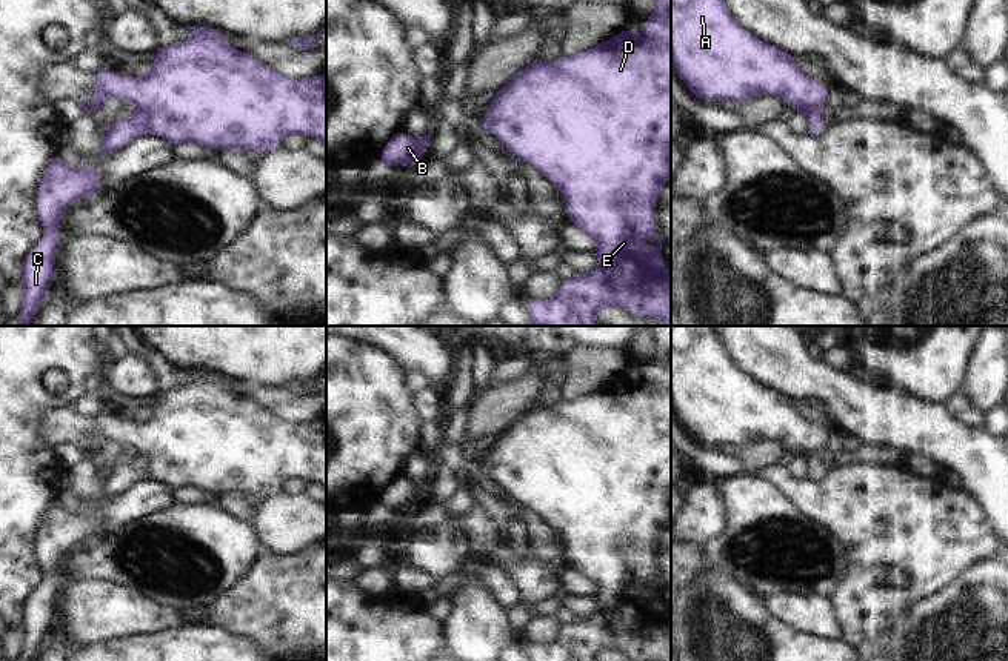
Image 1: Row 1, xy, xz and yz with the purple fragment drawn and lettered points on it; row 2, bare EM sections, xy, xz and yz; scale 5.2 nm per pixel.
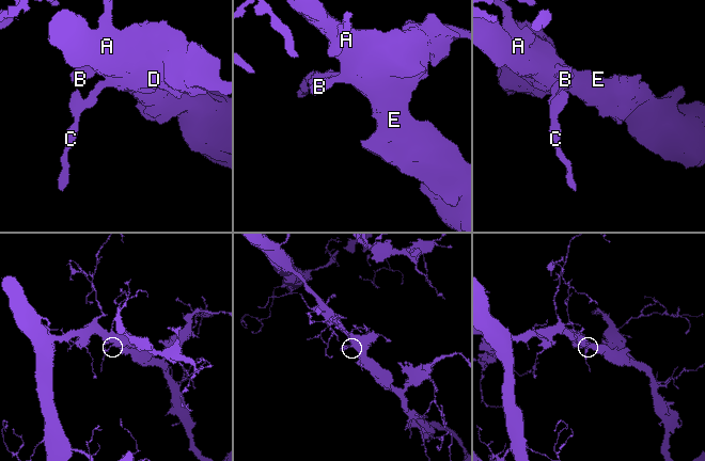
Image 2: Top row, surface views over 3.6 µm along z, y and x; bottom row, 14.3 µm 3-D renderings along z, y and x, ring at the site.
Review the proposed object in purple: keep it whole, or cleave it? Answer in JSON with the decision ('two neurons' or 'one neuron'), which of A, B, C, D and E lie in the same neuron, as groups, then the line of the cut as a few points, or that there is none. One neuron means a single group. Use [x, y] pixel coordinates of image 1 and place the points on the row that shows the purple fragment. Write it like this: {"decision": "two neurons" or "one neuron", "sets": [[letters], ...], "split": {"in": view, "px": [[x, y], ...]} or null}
{"decision": "one neuron", "sets": [["A", "B", "C", "D", "E"]], "split": null}

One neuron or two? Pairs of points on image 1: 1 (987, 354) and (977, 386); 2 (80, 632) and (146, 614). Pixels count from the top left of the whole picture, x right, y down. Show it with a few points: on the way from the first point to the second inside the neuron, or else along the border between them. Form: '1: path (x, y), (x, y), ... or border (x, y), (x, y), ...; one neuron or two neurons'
1: path (987, 362), (985, 378); one neuron
2: path (97, 615), (130, 614); one neuron

